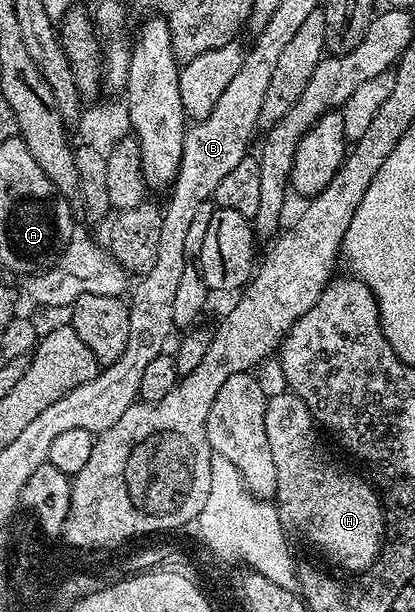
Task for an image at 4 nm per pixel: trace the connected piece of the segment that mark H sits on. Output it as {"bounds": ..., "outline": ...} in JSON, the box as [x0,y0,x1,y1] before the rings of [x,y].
{"bounds":[265,391,385,574],"outline":[[[290,391],[272,392],[265,407],[265,436],[269,439],[269,451],[273,454],[273,467],[277,467],[277,491],[273,501],[283,520],[284,530],[304,537],[323,557],[328,557],[335,565],[348,570],[348,574],[362,573],[375,562],[377,541],[375,533],[385,529],[385,505],[376,486],[366,476],[358,477],[351,469],[342,469],[335,461],[327,458],[325,450],[319,446],[319,433],[315,416],[305,407],[297,394]]]}

